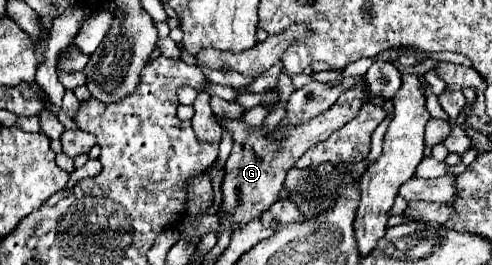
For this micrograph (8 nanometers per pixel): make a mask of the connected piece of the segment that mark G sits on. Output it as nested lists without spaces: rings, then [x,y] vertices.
[[[354,88],[354,92],[344,92],[336,104],[332,104],[326,112],[310,118],[308,122],[300,122],[296,126],[276,126],[276,140],[274,134],[266,128],[252,128],[240,118],[224,118],[218,120],[224,130],[232,134],[234,148],[230,152],[225,164],[225,173],[222,179],[222,204],[220,204],[220,232],[224,230],[242,230],[248,222],[262,218],[264,212],[280,198],[282,182],[286,172],[294,166],[294,162],[318,142],[324,142],[334,130],[342,128],[344,122],[350,122],[364,102],[364,88]]]

